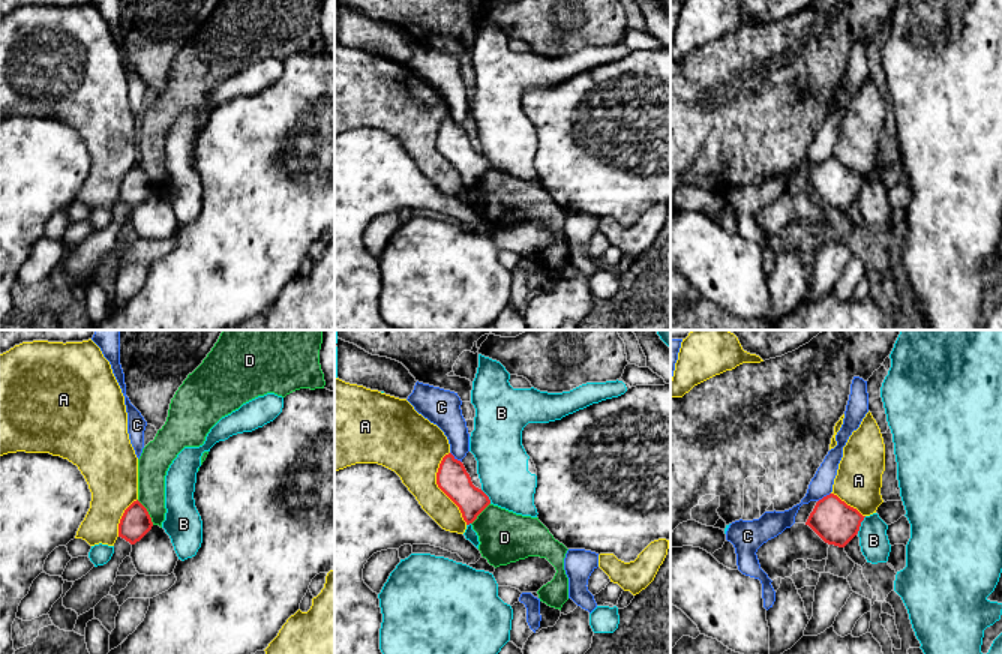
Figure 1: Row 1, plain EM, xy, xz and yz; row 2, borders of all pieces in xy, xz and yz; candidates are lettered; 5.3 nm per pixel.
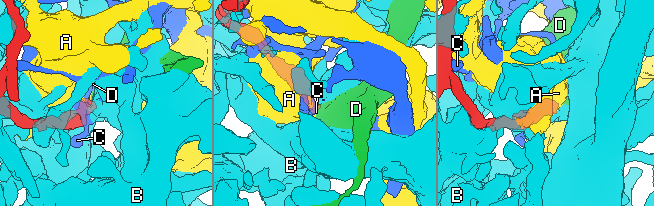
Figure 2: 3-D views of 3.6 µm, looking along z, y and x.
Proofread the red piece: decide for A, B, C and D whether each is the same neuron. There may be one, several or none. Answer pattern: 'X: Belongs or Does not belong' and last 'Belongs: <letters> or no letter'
A: Does not belong
B: Does not belong
C: Does not belong
D: Does not belong
Belongs: no letter

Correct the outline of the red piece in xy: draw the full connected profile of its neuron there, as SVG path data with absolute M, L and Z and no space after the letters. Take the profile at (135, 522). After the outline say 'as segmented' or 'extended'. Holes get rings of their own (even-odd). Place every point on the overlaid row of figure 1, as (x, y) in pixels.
M136 500L123 513L118 524L118 537L130 544L140 542L153 526L147 508Z | as segmented

